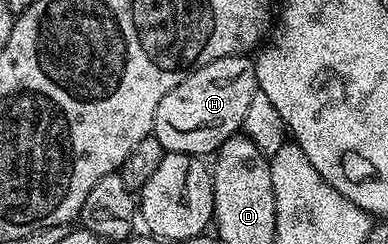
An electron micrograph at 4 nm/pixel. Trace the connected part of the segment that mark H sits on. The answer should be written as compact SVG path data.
M247 55L218 58L182 78L154 114L152 131L167 152L181 152L201 158L215 153L244 127L246 109L257 91L256 66Z

